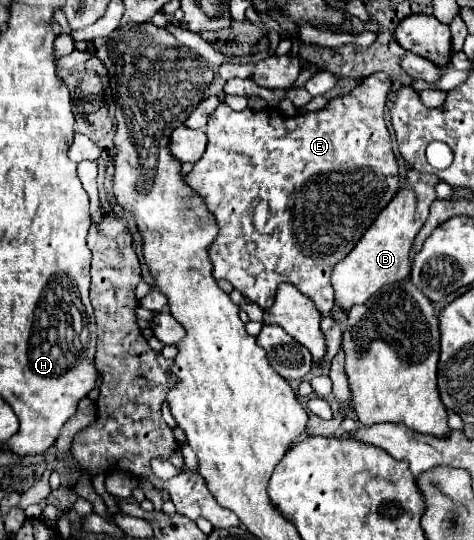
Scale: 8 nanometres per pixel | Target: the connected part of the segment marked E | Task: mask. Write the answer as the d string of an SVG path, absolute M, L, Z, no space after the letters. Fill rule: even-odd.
M375 72L351 94L337 96L329 100L323 110L303 116L285 116L275 112L275 108L245 108L235 112L229 106L219 104L207 122L207 150L185 176L185 182L205 198L207 208L219 224L219 236L209 252L213 276L217 280L229 280L233 288L263 310L273 304L277 286L289 282L311 298L325 318L331 316L333 288L329 276L333 266L353 250L379 212L401 188L399 166L383 118L391 86L393 84L385 72ZM263 236L273 236L267 238L273 242L261 242Z

